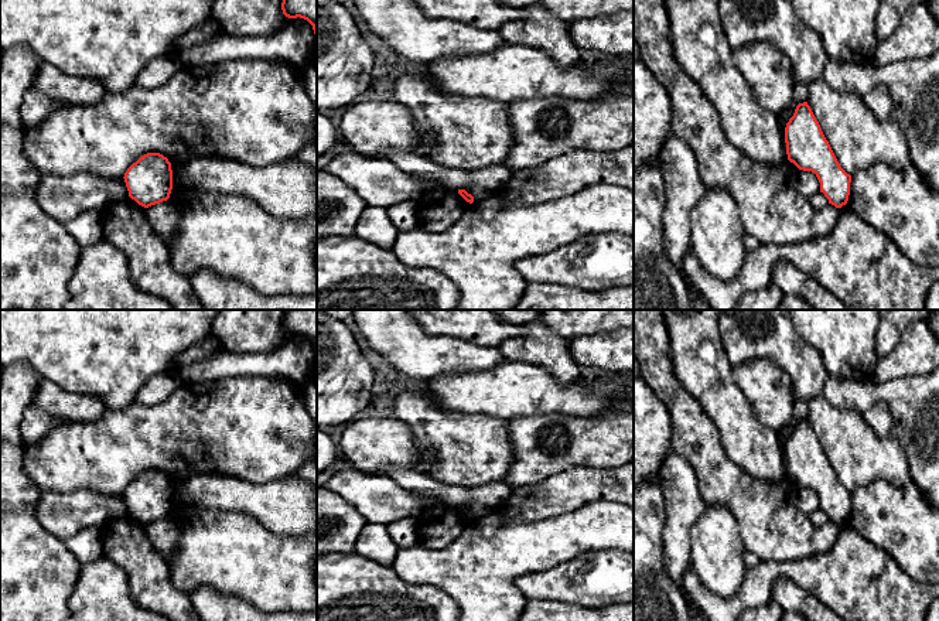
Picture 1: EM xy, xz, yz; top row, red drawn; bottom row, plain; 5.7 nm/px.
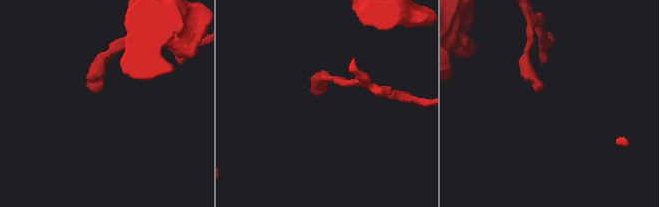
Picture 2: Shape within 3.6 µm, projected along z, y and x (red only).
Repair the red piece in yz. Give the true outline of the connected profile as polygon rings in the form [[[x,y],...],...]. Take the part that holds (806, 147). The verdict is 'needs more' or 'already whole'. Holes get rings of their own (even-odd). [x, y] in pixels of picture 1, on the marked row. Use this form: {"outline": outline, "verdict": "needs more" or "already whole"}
{"outline": [[[807,102],[799,103],[785,127],[788,160],[812,171],[829,204],[841,208],[850,195],[851,175],[839,164]]], "verdict": "already whole"}

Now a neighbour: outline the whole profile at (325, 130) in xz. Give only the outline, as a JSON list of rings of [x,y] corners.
[[[317,110],[317,157],[329,151],[337,143],[338,127]]]

